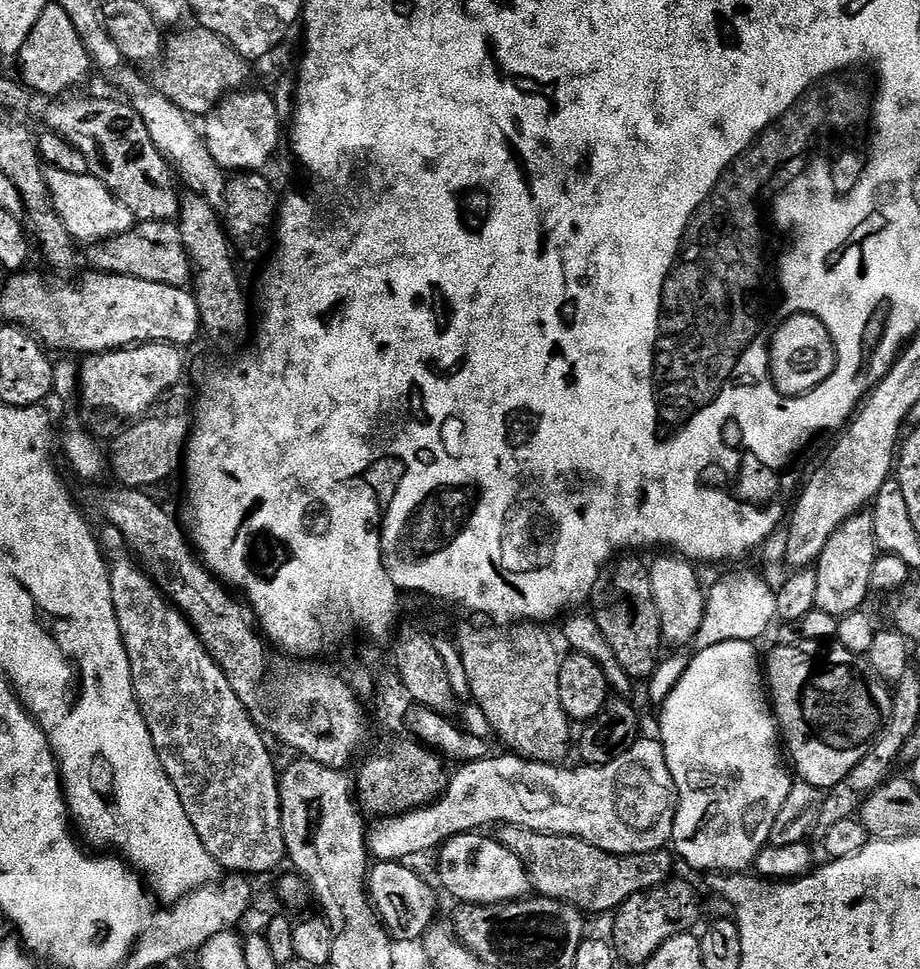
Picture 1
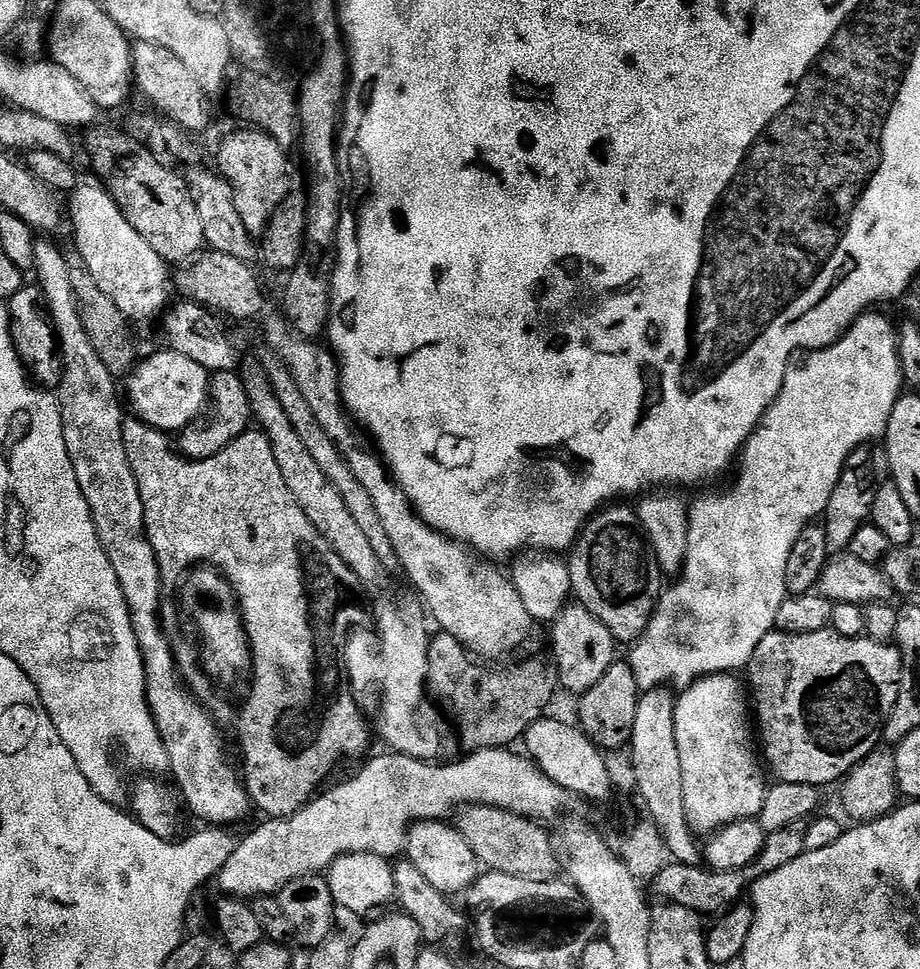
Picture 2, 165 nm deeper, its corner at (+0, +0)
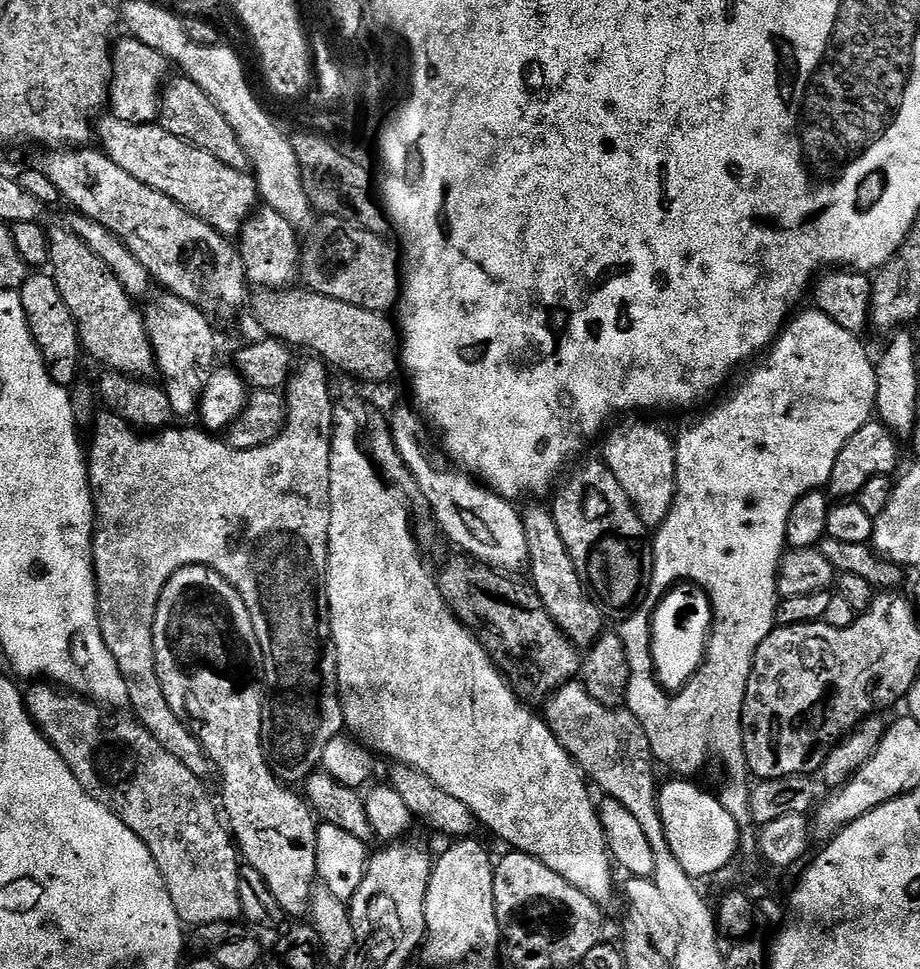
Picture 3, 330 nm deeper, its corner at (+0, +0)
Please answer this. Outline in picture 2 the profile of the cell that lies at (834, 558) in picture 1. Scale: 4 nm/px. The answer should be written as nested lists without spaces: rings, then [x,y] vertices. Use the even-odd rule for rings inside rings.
[[[883,443],[859,444],[850,454],[850,458],[846,458],[846,466],[838,478],[838,486],[834,486],[834,494],[830,494],[830,502],[822,517],[829,549],[844,550],[851,545],[854,534],[858,534],[862,525],[869,523],[874,510],[874,498],[878,498],[878,490],[889,483],[889,480],[888,451]]]

